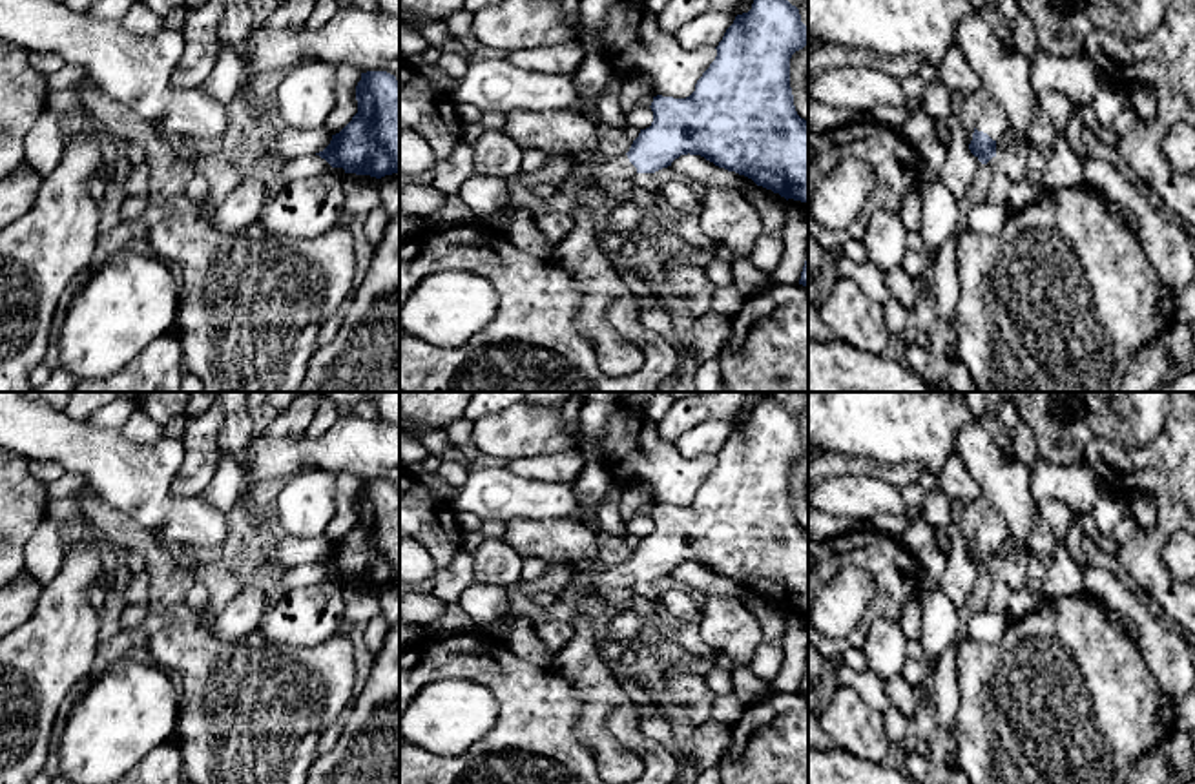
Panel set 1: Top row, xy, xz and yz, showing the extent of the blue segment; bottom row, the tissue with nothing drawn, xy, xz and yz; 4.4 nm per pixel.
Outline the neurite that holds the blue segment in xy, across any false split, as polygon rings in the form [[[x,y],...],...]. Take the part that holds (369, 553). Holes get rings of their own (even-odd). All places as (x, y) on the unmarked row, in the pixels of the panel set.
[[[387,480],[361,481],[356,509],[358,521],[316,563],[345,582],[400,582],[400,490]]]

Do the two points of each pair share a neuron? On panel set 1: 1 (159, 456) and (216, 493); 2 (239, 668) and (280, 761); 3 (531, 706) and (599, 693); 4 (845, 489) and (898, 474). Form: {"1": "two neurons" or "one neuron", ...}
{"1": "two neurons", "2": "one neuron", "3": "two neurons", "4": "two neurons"}

